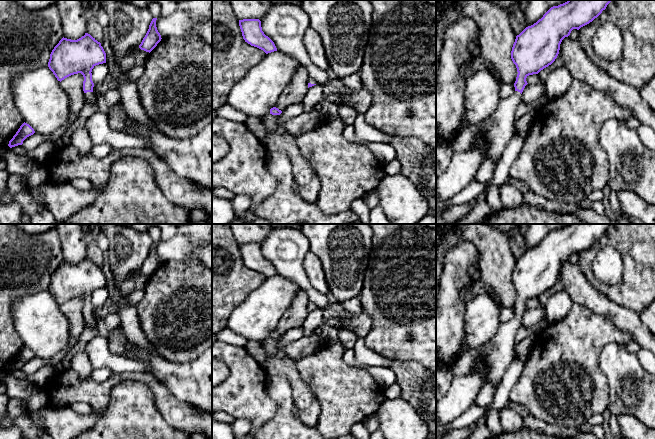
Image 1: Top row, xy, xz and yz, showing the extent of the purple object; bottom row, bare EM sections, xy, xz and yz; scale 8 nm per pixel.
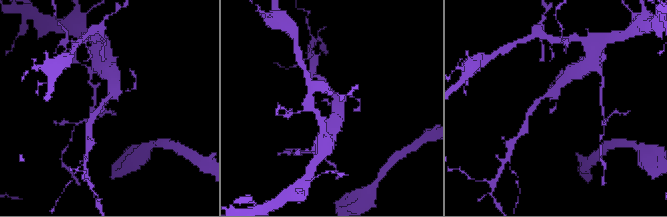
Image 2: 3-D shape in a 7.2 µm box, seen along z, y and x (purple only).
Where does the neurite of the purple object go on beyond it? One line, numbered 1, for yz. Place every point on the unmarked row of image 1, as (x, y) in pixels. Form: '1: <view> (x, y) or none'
1: yz (497, 354)

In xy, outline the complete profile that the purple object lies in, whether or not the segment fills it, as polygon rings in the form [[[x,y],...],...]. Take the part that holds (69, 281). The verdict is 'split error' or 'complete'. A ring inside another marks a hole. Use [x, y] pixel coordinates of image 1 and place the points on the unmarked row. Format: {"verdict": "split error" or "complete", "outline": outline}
{"verdict": "split error", "outline": [[[90,258],[77,264],[62,262],[54,271],[48,286],[49,293],[58,305],[81,297],[84,301],[83,315],[86,326],[94,327],[96,320],[93,317],[92,293],[99,288],[106,287],[106,277],[101,267]]]}

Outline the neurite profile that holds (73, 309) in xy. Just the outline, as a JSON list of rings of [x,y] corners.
[[[81,297],[71,299],[60,306],[69,323],[70,335],[78,338],[86,327],[83,315],[84,301]]]

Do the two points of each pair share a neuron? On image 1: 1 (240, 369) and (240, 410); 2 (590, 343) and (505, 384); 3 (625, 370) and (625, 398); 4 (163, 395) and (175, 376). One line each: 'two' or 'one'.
1: one
2: two
3: one
4: two

